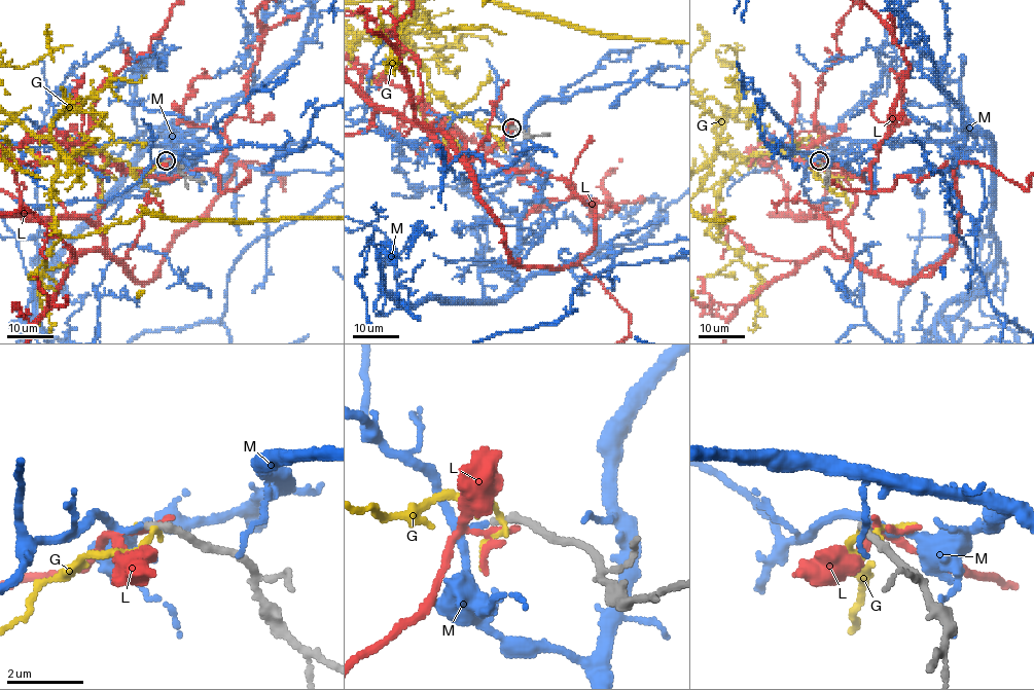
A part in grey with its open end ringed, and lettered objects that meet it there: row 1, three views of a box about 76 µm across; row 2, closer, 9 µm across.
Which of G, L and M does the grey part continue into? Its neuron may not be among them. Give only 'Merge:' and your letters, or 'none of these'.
Merge: M

